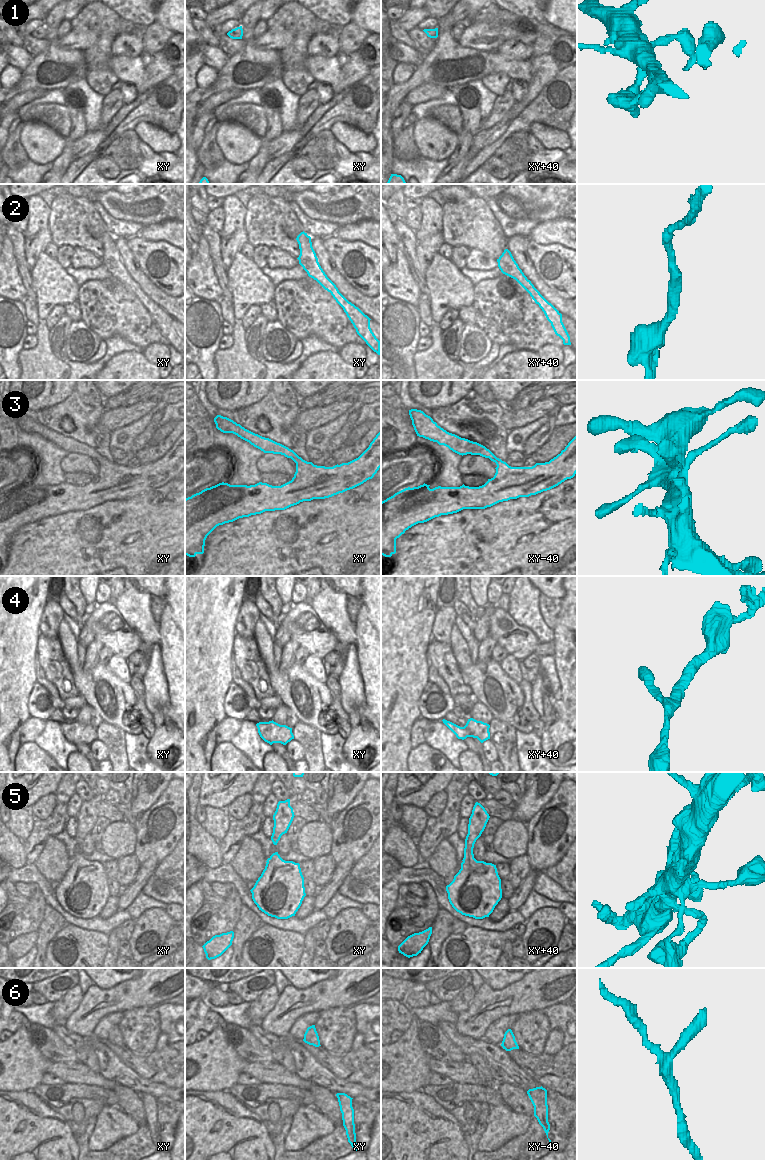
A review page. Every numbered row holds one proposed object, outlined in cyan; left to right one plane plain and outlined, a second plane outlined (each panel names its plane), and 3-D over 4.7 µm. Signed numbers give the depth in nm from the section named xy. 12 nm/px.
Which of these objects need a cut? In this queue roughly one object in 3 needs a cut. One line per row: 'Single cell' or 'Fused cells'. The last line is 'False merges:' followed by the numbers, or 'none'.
1: Single cell
2: Single cell
3: Single cell
4: Single cell
5: Fused cells
6: Single cell
False merges: 5

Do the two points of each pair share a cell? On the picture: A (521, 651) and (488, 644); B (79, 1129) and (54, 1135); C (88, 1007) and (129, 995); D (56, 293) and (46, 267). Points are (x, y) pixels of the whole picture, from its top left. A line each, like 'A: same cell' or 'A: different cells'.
A: different cells
B: different cells
C: same cell
D: same cell

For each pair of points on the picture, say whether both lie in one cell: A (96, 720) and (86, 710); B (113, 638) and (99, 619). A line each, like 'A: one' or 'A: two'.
A: one
B: one

